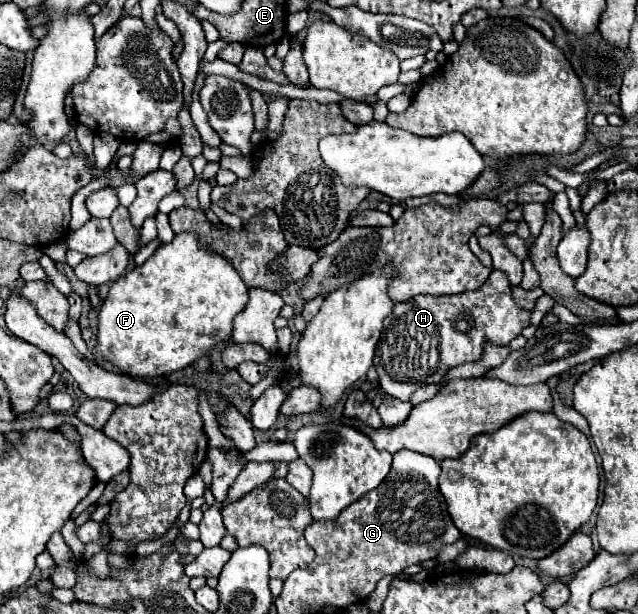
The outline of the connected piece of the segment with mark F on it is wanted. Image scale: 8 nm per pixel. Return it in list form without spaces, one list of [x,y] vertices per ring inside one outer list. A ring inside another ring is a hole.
[[[180,232],[170,244],[160,248],[142,264],[112,282],[108,298],[98,316],[98,352],[118,372],[128,376],[164,376],[182,370],[202,356],[210,356],[214,346],[232,338],[232,320],[246,308],[248,286],[236,268],[220,254],[212,254],[200,244],[196,232]]]

